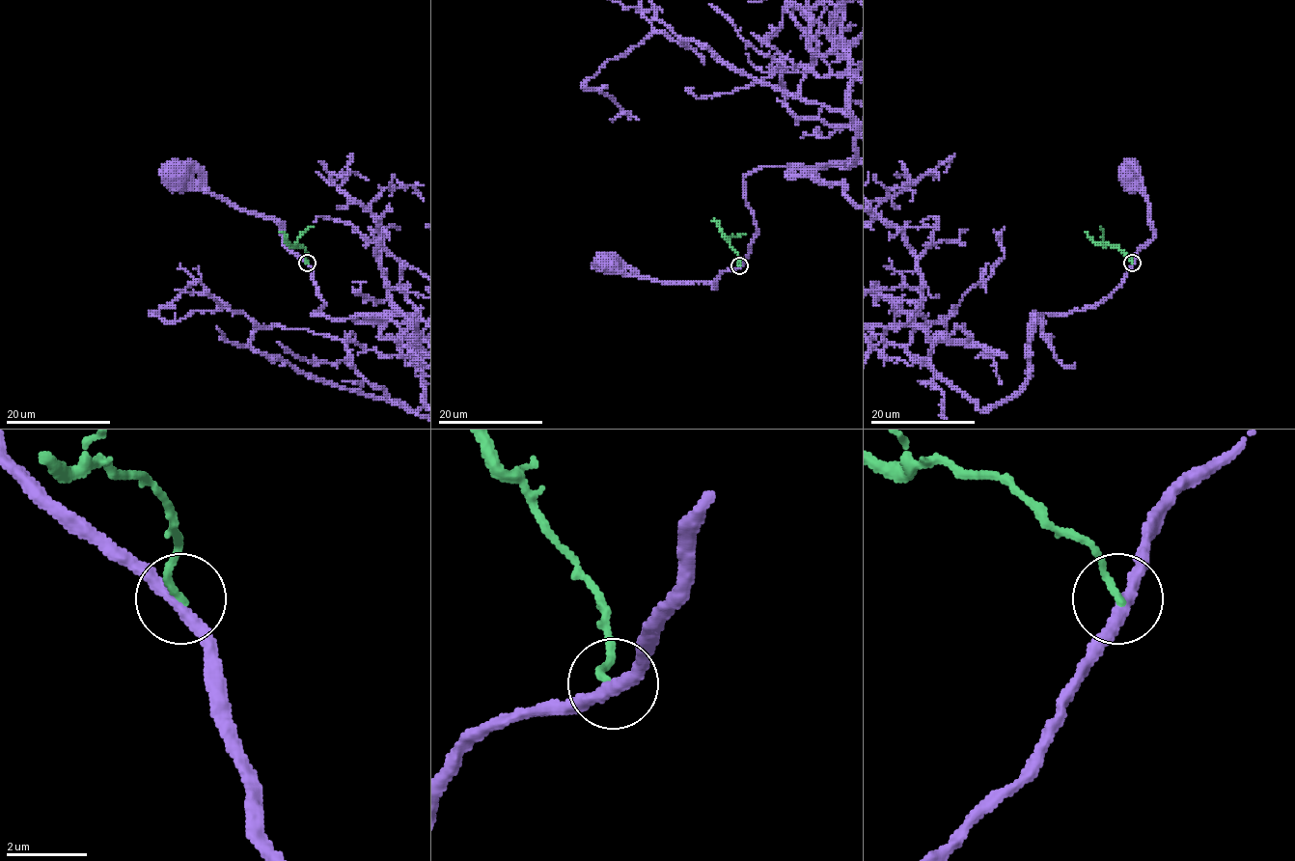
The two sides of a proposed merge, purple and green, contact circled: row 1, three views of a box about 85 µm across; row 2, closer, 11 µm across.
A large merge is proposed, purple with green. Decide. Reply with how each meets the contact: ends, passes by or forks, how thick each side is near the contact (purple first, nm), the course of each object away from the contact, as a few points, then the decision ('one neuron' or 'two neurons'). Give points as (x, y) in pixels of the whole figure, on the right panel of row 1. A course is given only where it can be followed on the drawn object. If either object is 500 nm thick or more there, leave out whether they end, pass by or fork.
purple passes by; green ends there; 320 nm thick on the purple side, 190 nm on the other; purple runs (1133, 263), (1135, 254), (1153, 236), (1153, 227), (1148, 221), (1148, 201), (1141, 189), (1139, 179), (1129, 173); green runs (1133, 263), (1109, 244), (1096, 244), (1087, 232); two neurons

